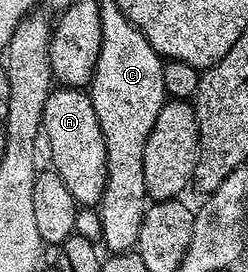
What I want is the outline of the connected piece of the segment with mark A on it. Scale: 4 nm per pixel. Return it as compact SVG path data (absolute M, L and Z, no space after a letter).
M67 86L53 87L44 107L43 139L48 139L48 152L52 155L51 167L66 182L66 190L74 194L77 205L99 205L108 177L106 144L94 114L92 97L87 91Z

